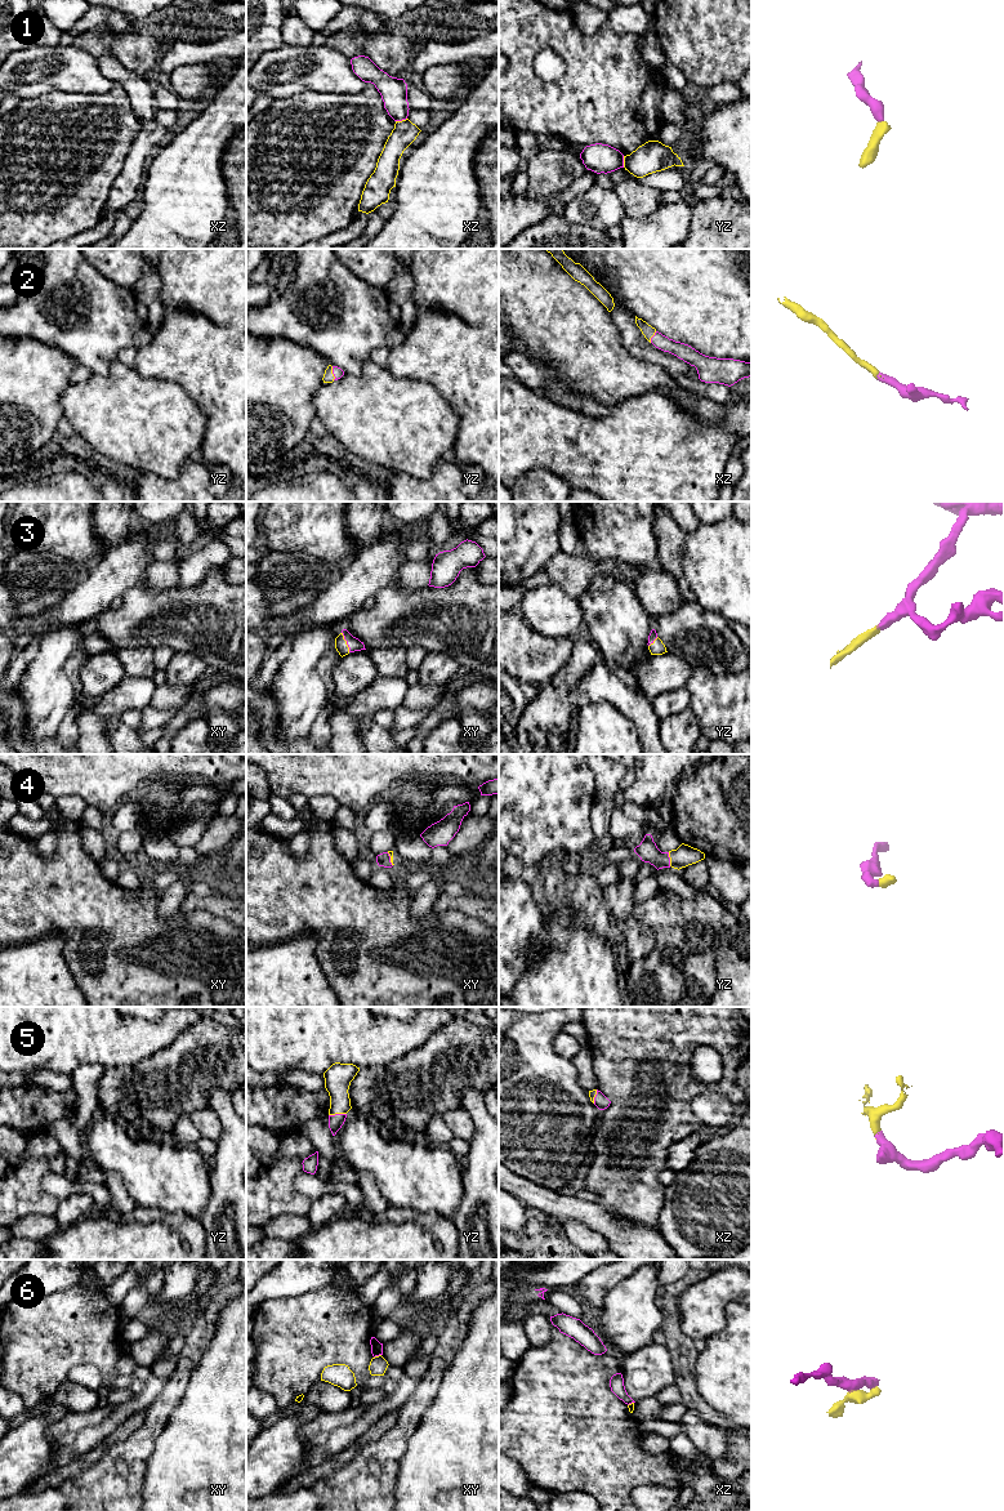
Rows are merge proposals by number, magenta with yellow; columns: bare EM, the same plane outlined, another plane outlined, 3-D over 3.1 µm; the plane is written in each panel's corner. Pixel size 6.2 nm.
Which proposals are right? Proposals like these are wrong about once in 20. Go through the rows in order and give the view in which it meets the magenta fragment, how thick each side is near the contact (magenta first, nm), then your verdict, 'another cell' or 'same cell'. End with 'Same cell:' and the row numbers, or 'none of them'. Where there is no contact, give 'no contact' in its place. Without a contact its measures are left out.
1: xz | 170/150 nm | same cell
2: yz | 70/70 nm | same cell
3: xy | 80/80 nm | same cell
4: yz | 130/140 nm | same cell
5: yz | 90/170 nm | same cell
6: xy | 80/110 nm | same cell
Same cell: 1, 2, 3, 4, 5, 6

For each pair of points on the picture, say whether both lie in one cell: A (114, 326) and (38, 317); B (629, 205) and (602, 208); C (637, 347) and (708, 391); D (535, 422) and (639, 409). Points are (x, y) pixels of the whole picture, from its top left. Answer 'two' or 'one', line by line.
A: one
B: two
C: one
D: one

